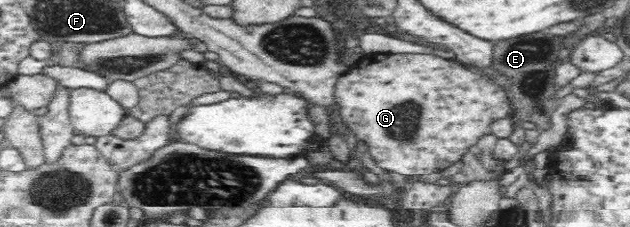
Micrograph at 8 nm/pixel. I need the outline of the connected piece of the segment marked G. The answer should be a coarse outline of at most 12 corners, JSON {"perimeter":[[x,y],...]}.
{"perimeter":[[366,54],[334,101],[381,169],[447,169],[510,107],[457,59]]}

